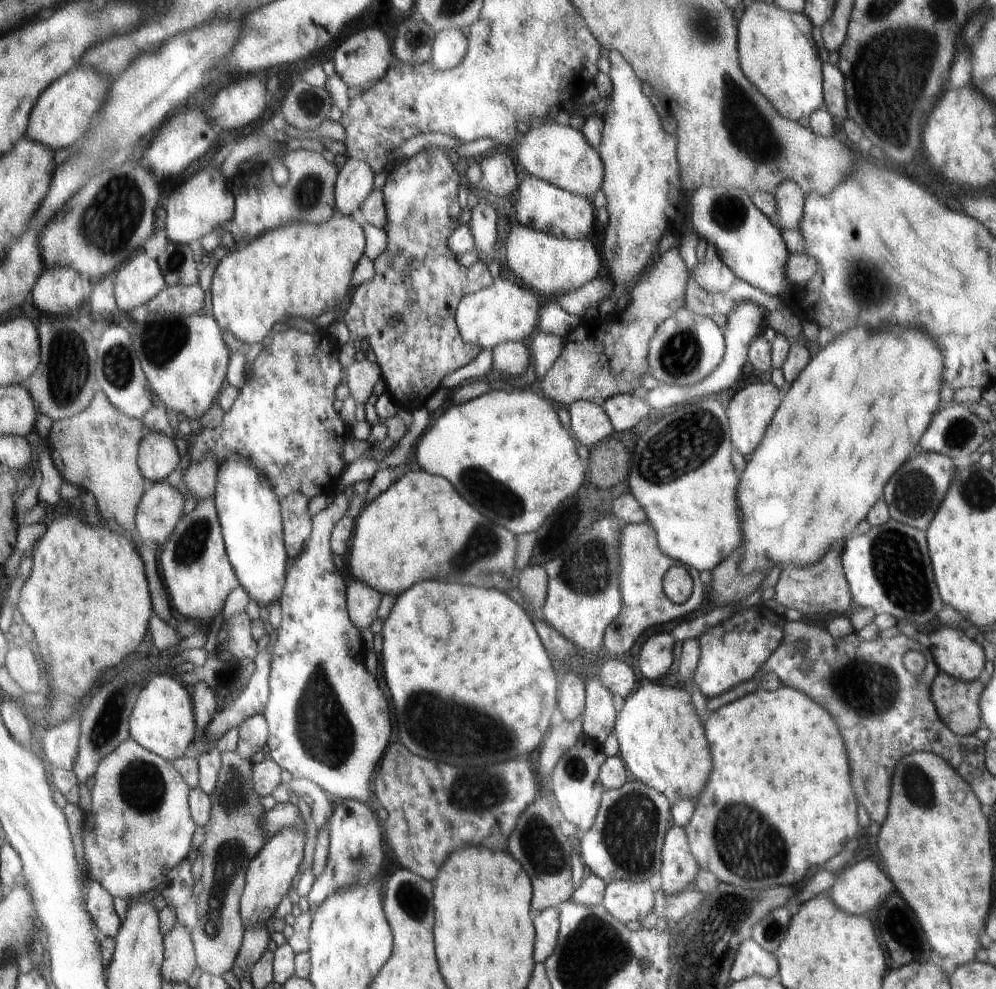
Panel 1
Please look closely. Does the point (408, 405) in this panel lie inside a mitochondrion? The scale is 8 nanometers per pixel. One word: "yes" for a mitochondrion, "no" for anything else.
no

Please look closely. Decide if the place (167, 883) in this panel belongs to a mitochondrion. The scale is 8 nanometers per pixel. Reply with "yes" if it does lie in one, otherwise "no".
no

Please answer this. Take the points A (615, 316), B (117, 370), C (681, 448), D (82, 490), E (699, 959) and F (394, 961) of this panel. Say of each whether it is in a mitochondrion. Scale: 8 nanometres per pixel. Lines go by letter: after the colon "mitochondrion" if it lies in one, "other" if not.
A: other
B: mitochondrion
C: mitochondrion
D: other
E: mitochondrion
F: other

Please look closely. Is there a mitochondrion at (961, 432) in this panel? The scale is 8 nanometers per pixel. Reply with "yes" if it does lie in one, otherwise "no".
yes

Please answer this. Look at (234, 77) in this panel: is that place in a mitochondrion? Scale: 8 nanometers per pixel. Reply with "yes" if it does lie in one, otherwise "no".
no

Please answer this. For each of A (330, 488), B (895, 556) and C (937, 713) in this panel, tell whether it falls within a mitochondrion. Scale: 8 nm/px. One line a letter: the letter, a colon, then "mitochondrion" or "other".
A: other
B: mitochondrion
C: other

